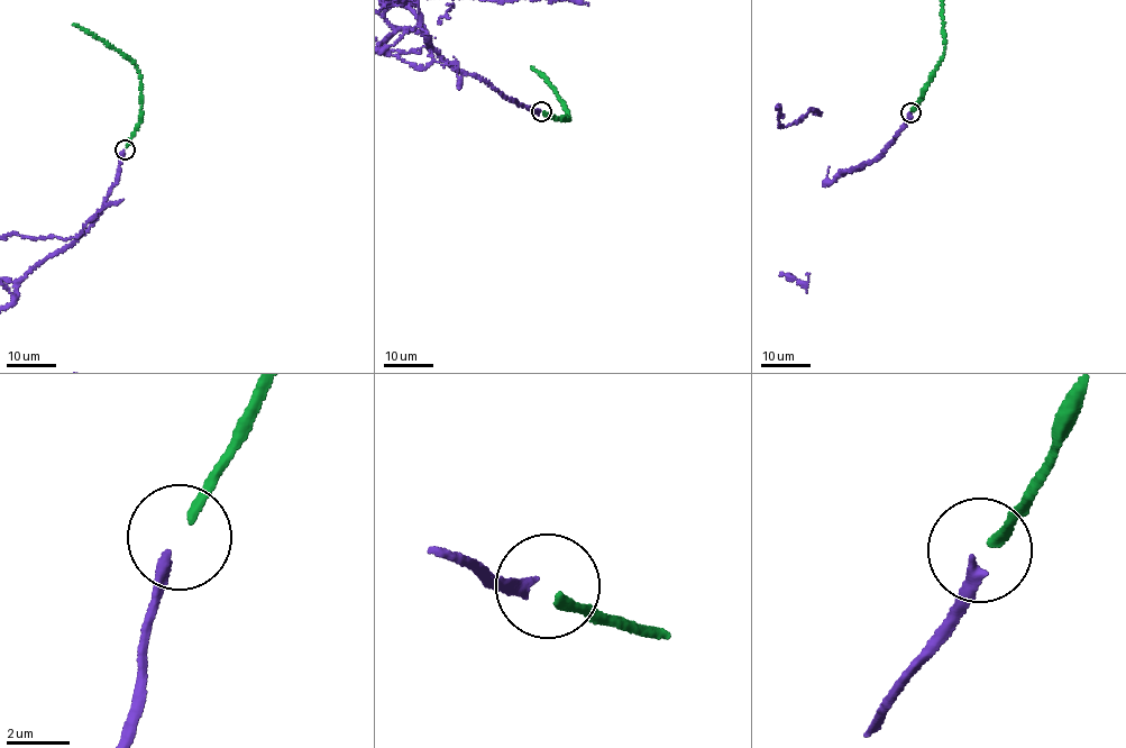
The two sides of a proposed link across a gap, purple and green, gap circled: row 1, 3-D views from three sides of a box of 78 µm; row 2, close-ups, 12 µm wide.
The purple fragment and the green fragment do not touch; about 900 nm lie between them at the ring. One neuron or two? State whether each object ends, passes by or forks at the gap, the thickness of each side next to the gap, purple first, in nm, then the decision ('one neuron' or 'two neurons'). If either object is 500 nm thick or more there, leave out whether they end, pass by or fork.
purple ends | green ends | 300/320 nm | one neuron

